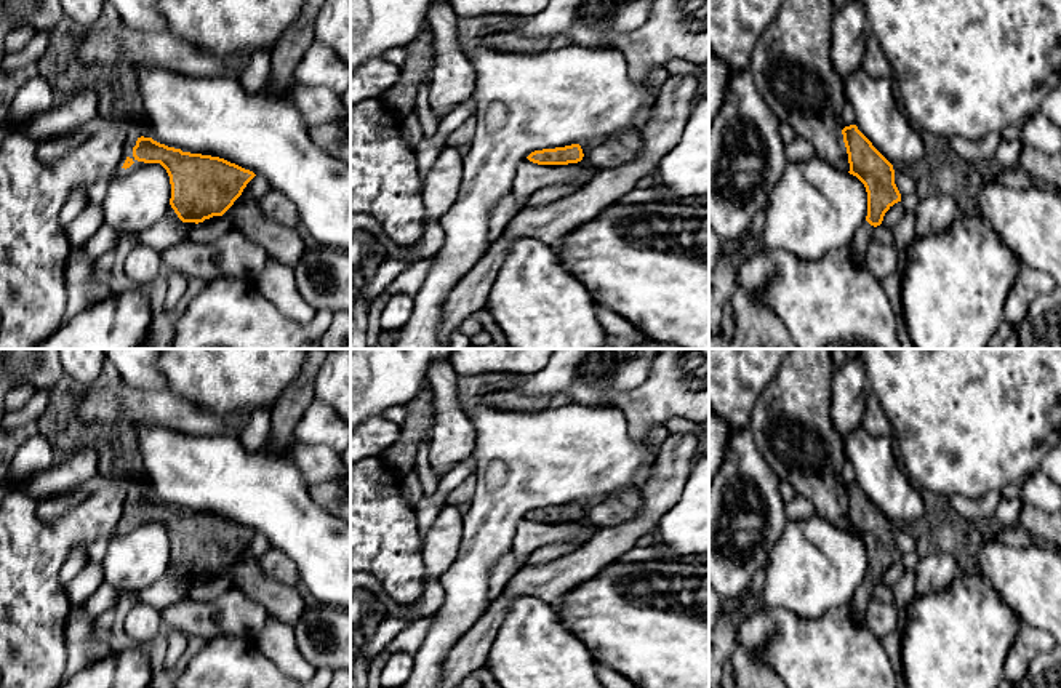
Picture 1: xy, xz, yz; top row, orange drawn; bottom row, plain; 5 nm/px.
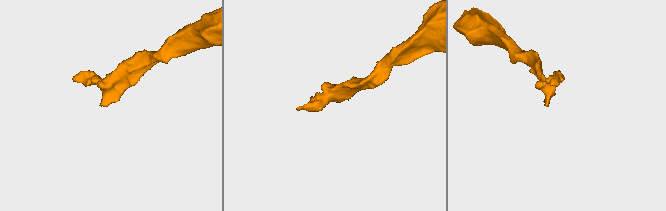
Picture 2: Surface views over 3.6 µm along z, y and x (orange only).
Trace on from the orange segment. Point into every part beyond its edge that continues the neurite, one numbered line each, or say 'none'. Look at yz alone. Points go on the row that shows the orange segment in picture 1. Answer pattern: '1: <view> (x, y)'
1: yz (864, 236)

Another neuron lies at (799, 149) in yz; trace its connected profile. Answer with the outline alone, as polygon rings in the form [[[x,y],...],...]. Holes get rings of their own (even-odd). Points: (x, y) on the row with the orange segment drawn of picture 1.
[[[794,136],[794,139],[786,146],[786,157],[789,162],[807,162],[816,157],[816,152],[807,139]]]

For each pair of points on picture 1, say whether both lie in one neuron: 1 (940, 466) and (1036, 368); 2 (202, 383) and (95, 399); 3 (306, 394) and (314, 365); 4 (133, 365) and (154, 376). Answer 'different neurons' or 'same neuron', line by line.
1: same neuron
2: different neurons
3: same neuron
4: same neuron

